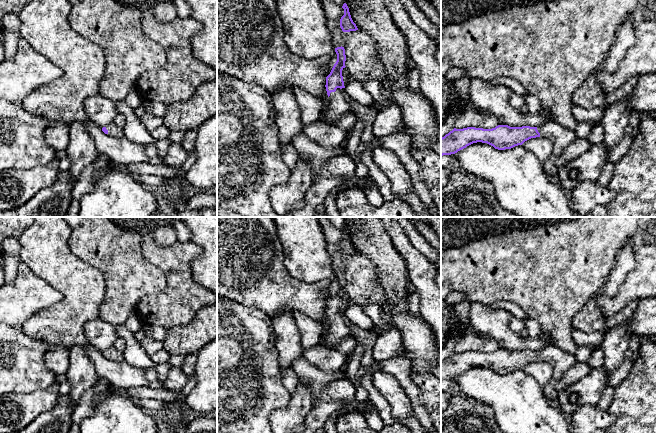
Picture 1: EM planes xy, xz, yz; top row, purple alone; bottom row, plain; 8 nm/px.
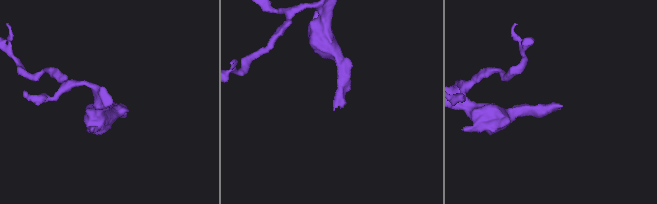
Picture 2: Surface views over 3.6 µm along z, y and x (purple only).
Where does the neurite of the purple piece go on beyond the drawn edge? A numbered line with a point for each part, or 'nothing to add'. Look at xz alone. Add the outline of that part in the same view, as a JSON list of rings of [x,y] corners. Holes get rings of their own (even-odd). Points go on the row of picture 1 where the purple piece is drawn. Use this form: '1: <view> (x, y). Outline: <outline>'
1: xz (337, 105). Outline: [[[337,88],[335,92],[330,93],[328,102],[323,106],[321,117],[326,123],[335,125],[340,117],[347,113],[353,113],[352,107],[342,89]]]

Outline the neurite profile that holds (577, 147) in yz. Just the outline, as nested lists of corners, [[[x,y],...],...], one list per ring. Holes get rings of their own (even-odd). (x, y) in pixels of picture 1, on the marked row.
[[[576,137],[569,145],[567,145],[558,158],[556,159],[556,166],[558,169],[562,168],[566,163],[575,160],[583,153],[591,148],[592,144],[587,139],[580,139]]]

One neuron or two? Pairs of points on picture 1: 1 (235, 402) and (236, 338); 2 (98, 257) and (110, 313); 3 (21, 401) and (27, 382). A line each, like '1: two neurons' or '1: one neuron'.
1: one neuron
2: one neuron
3: two neurons

